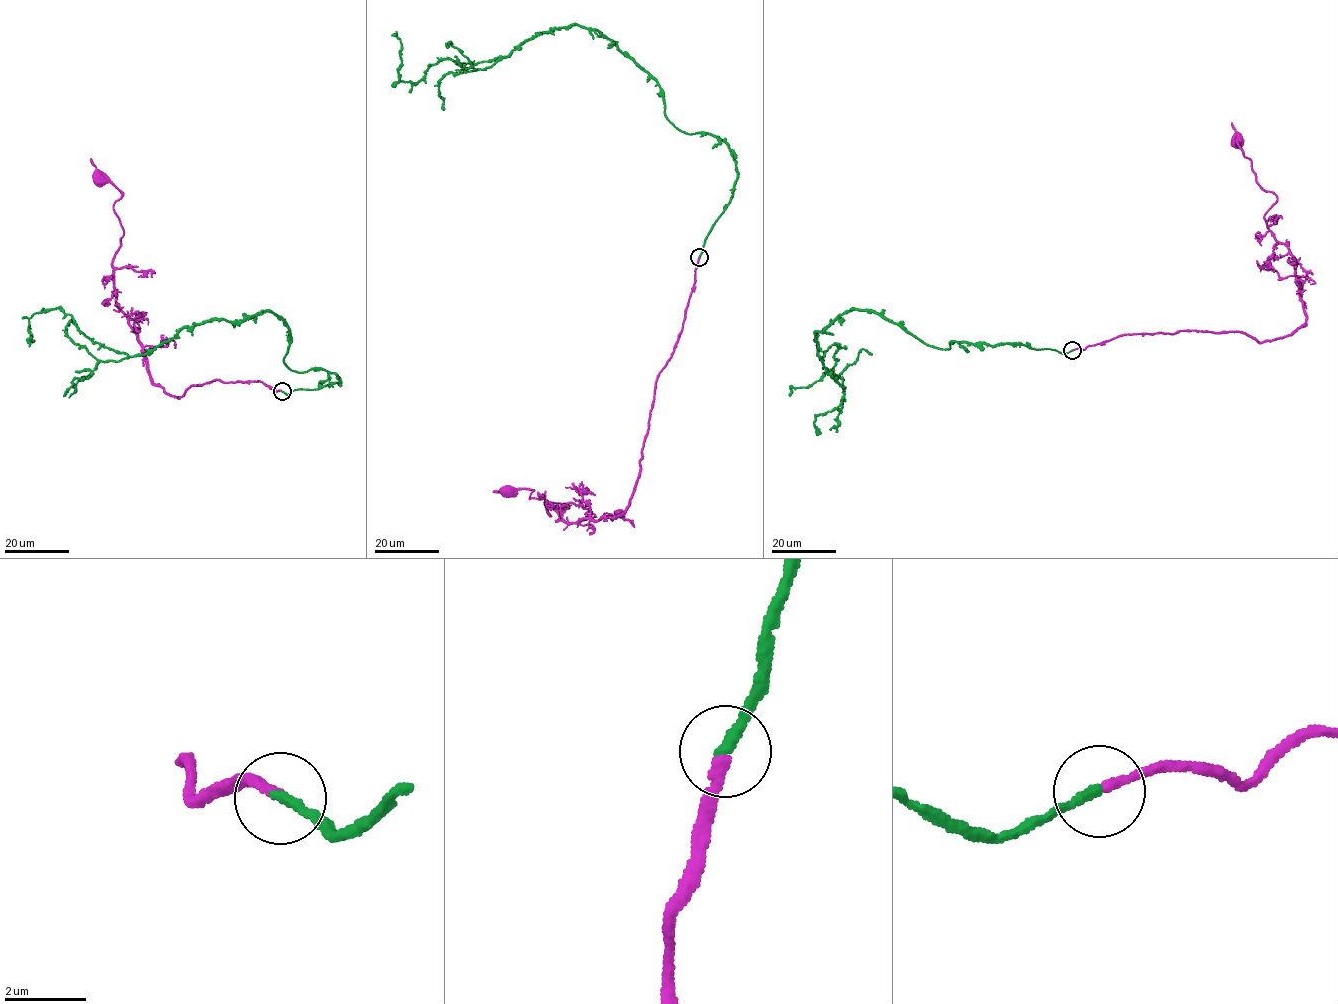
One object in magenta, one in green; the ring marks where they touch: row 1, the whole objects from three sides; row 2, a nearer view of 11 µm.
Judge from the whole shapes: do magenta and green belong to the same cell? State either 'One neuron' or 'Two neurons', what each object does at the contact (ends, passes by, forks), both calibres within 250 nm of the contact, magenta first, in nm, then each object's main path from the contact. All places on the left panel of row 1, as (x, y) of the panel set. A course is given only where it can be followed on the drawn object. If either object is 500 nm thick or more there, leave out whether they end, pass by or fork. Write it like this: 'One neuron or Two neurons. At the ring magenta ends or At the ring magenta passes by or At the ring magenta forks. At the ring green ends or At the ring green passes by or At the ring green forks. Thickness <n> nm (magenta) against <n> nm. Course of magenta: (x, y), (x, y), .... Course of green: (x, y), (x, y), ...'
One neuron. At the ring magenta ends. At the ring green ends. Thickness 260 nm (magenta) against 280 nm. Course of magenta: (282, 392), (217, 379), (178, 398), (153, 383), (114, 286), (124, 230), (113, 204), (122, 194), (97, 180). Course of green: (282, 392), (340, 382), (287, 367), (290, 331), (262, 310), (134, 356), (52, 308), (29, 319), (29, 346)

